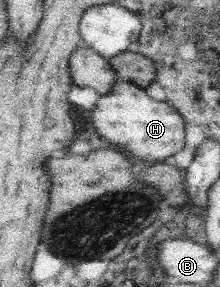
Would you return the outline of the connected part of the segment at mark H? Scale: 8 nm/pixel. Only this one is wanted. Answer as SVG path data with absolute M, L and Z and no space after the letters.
M126 50L109 58L107 61L114 70L115 81L112 82L110 91L99 96L89 114L96 135L109 143L110 147L122 151L129 158L134 157L137 163L151 164L170 158L183 146L185 129L182 116L177 111L174 111L162 98L158 101L150 99L143 90L154 79L154 63L138 52L132 53Z

